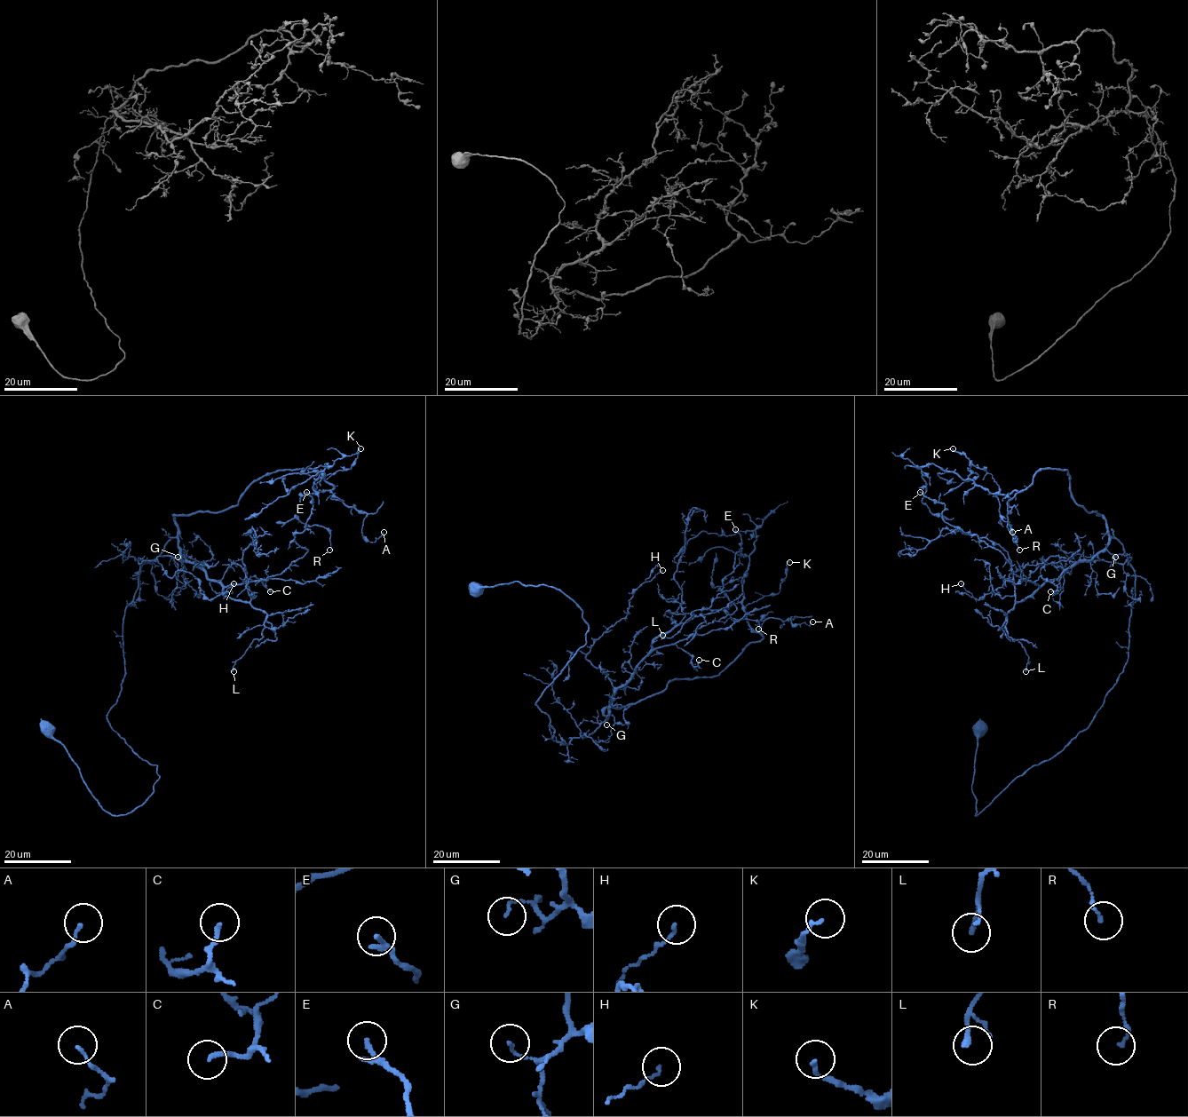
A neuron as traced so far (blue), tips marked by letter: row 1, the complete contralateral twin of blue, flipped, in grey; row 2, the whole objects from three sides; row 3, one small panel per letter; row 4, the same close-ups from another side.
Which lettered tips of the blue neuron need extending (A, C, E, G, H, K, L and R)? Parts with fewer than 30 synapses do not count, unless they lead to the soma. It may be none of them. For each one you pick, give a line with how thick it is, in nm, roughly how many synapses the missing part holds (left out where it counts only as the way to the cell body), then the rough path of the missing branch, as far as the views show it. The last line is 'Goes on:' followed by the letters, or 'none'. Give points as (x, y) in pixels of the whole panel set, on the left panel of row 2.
Goes on: none

